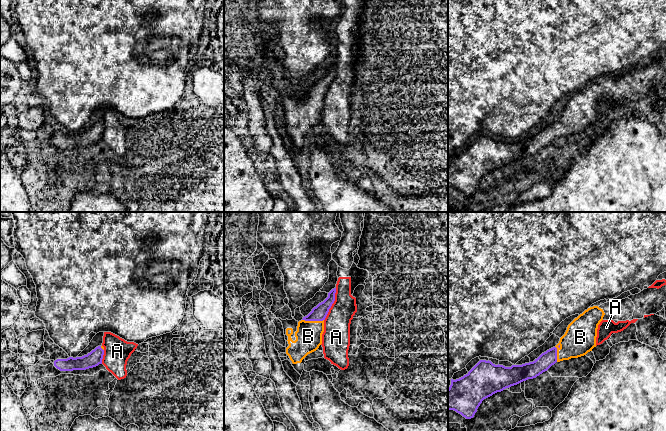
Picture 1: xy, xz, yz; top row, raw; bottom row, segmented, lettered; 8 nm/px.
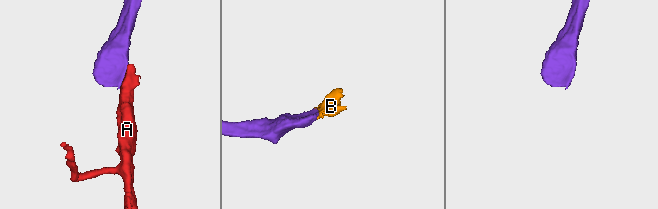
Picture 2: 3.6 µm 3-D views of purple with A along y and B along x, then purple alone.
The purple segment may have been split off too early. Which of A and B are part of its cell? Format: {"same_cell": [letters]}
{"same_cell": ["B"]}

